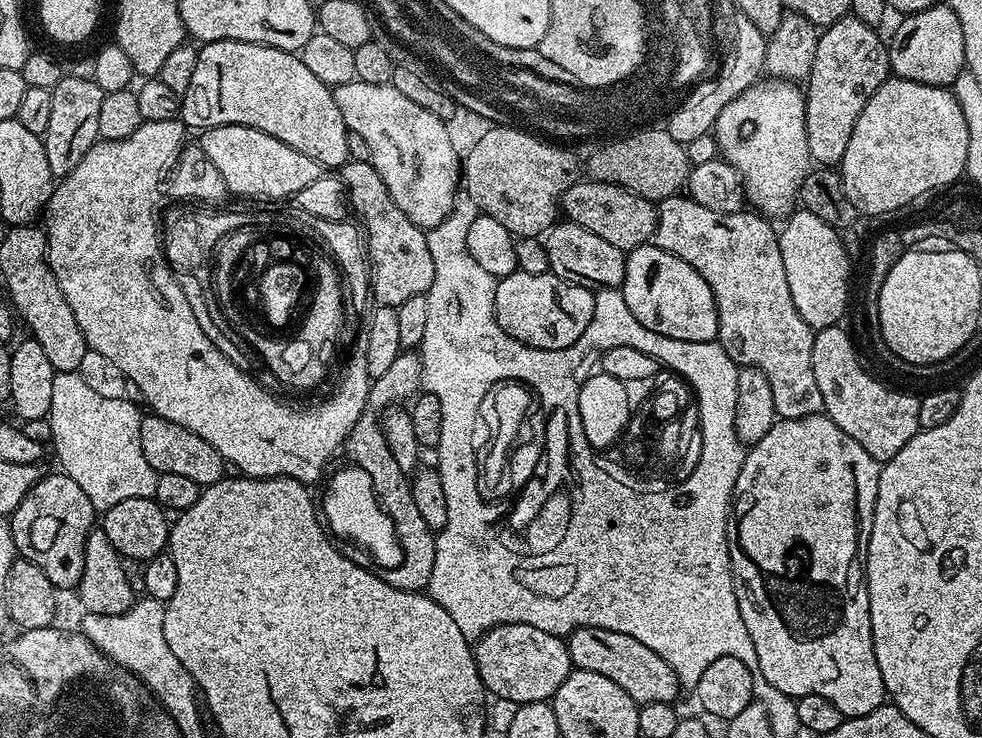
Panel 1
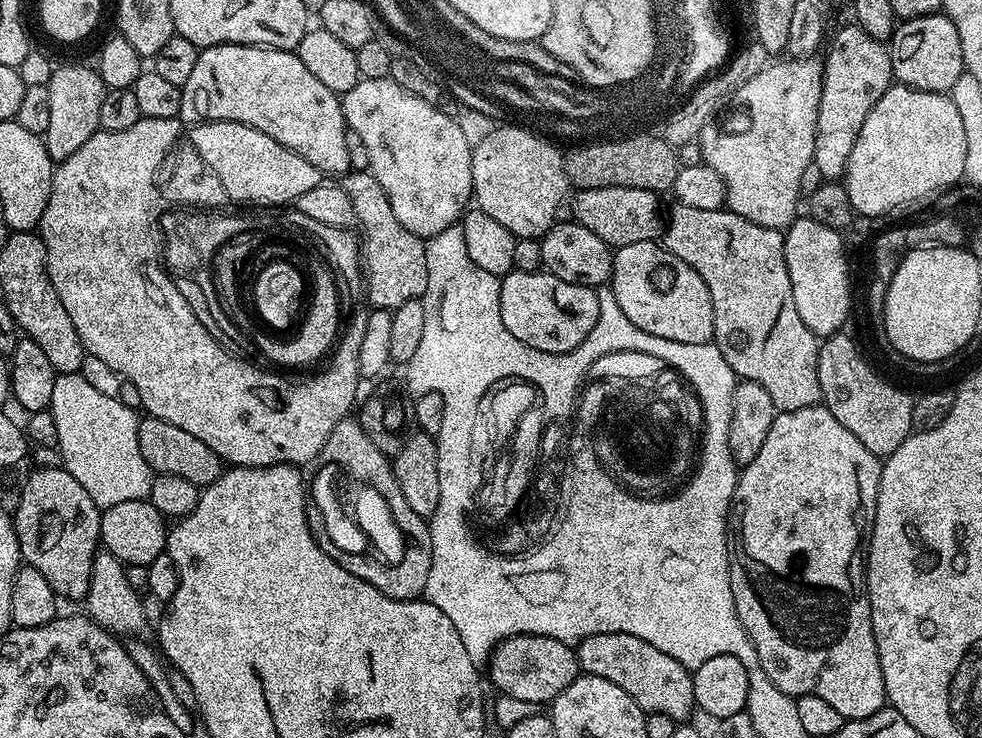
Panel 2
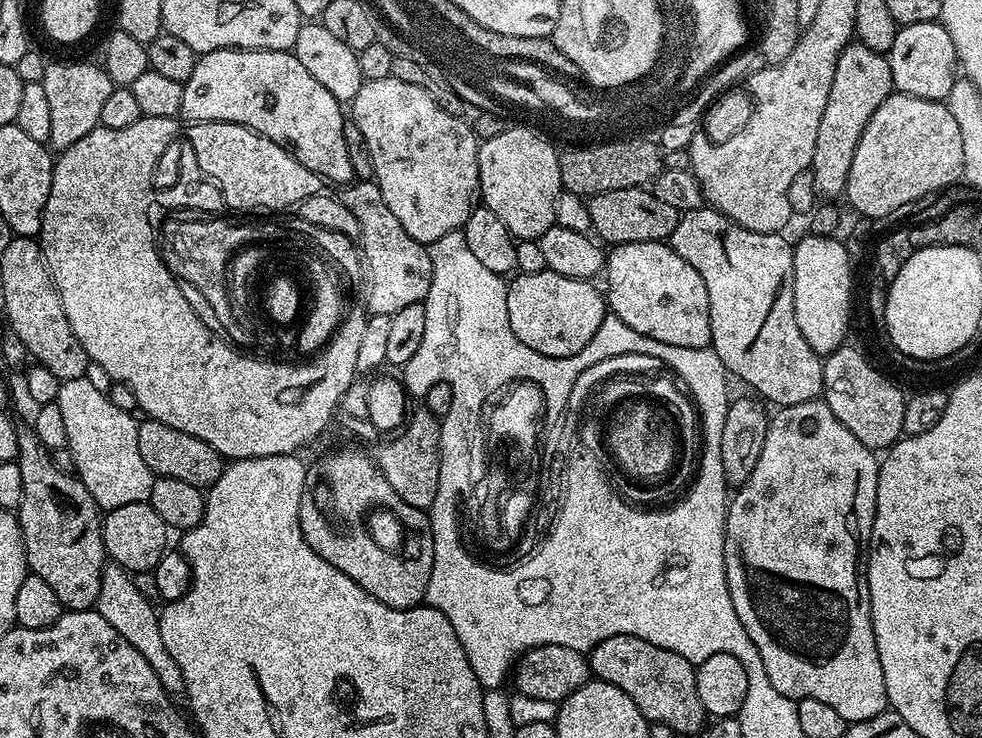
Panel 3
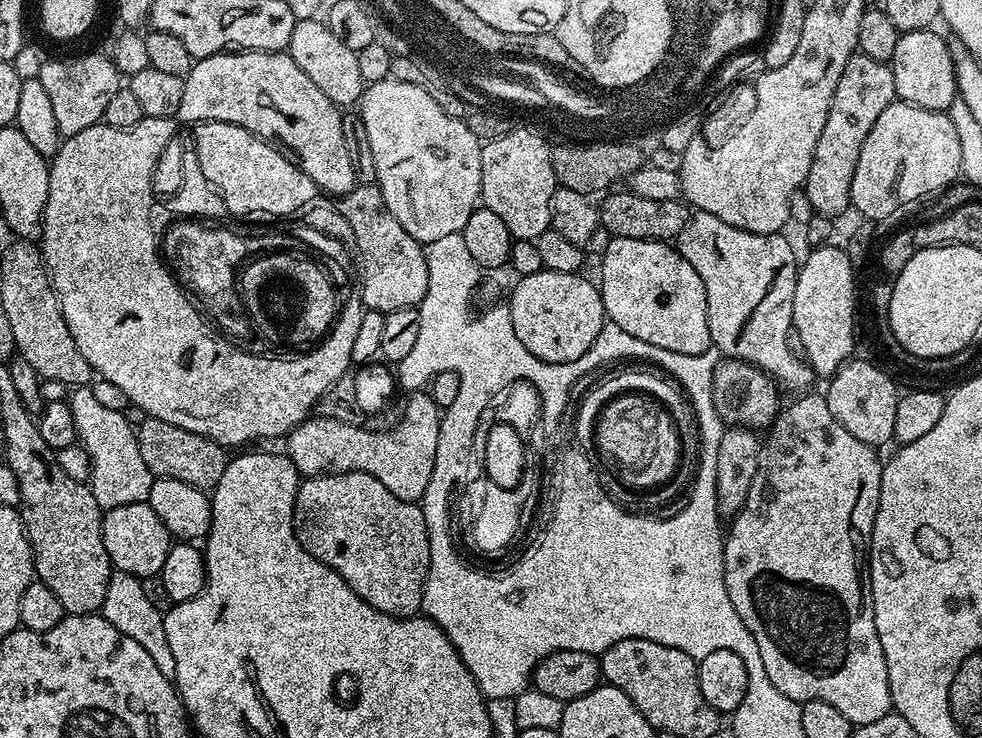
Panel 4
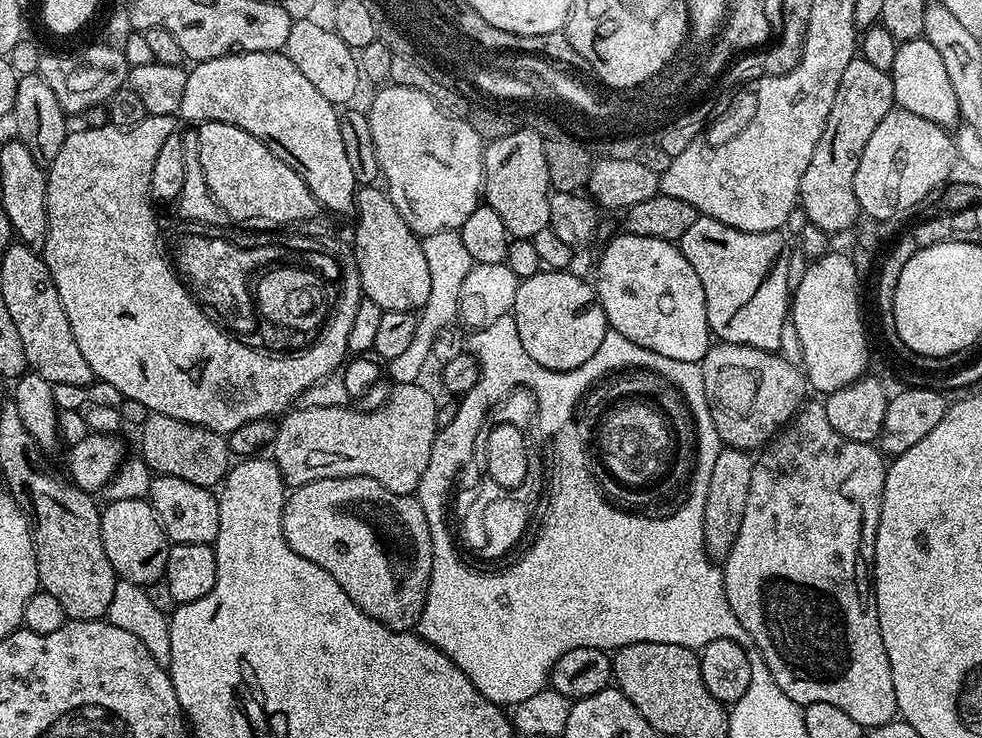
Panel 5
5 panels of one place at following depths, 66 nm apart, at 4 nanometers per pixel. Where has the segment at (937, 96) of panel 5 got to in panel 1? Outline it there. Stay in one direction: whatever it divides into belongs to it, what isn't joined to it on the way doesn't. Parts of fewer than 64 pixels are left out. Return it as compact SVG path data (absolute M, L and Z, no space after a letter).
M937 2L932 8L921 12L913 12L905 15L904 20L896 28L892 40L887 41L888 67L893 77L910 82L922 82L926 86L938 86L948 88L958 78L960 72L965 71L964 39L962 38L962 22L958 22L958 14L949 8L947 3Z

